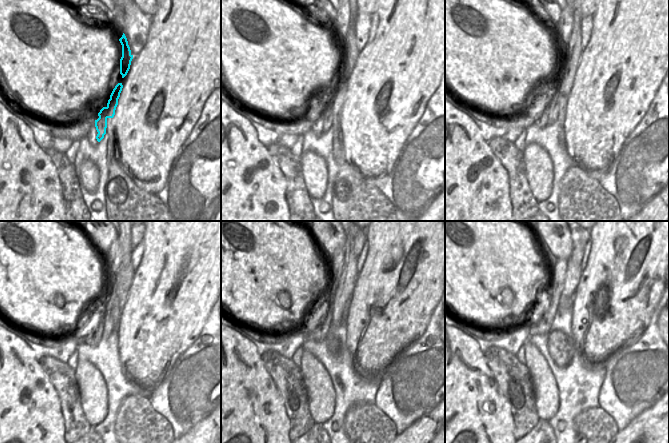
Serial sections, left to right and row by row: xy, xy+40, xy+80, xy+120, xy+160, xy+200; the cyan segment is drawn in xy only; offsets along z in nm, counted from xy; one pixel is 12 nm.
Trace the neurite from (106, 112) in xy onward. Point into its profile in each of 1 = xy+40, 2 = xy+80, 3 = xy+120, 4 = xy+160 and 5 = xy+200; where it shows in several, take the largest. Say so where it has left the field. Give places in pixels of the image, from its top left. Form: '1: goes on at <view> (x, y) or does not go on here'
1: goes on at xy+40 (334, 105)
2: goes on at xy+80 (570, 57)
3: goes on at xy+120 (125, 274)
4: goes on at xy+160 (347, 280)
5: goes on at xy+200 (573, 273)

